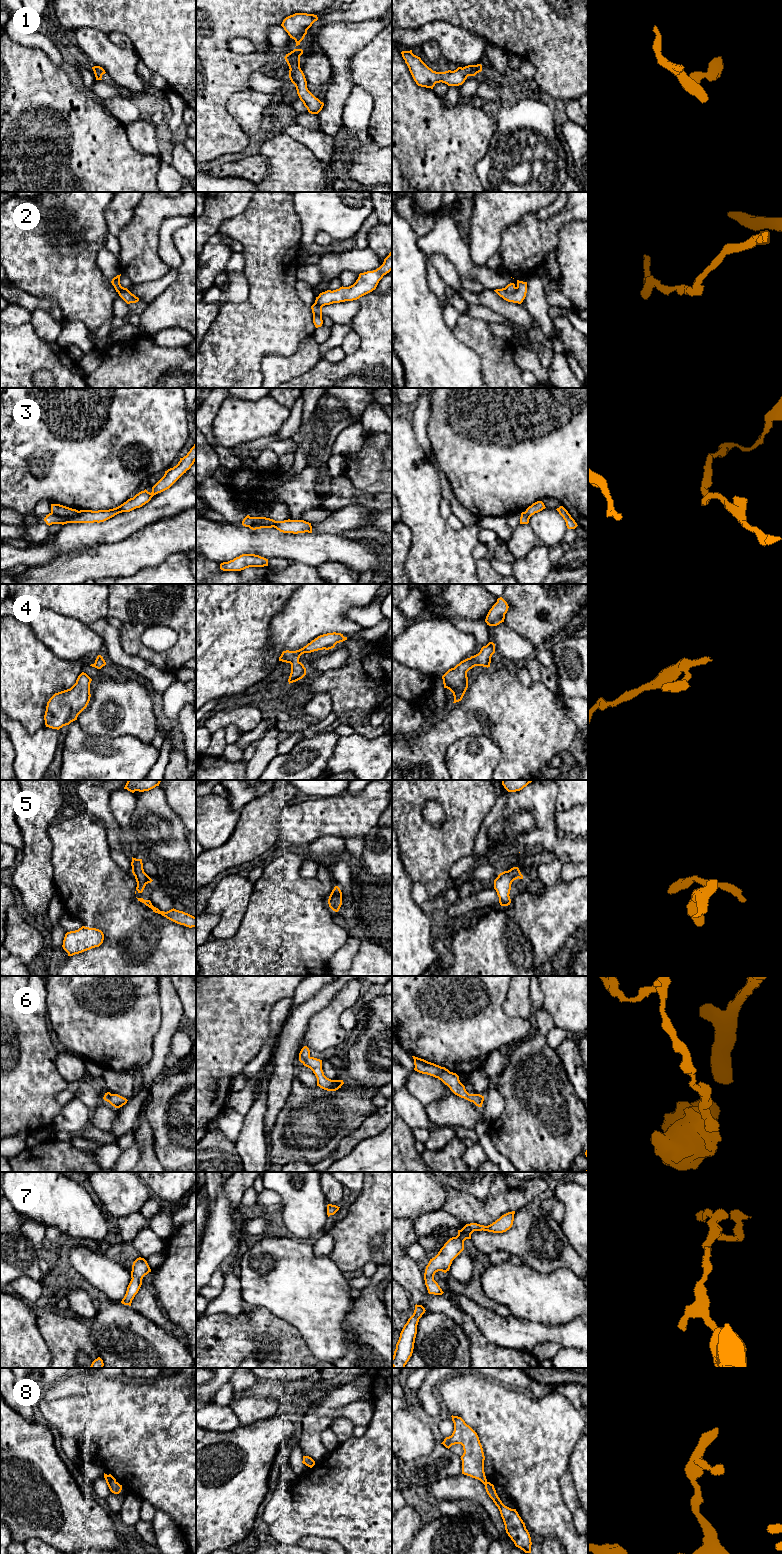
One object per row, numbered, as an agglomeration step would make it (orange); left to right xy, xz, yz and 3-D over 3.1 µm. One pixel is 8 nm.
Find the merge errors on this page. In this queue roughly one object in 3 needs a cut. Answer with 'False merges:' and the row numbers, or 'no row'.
False merges: 2, 3

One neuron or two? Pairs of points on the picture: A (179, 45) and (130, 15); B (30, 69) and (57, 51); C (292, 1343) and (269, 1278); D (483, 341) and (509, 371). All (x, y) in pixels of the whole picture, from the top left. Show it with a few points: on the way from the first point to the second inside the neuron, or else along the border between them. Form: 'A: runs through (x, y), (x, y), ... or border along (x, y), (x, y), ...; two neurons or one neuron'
A: runs through (167, 33), (149, 15), (142, 15); one neuron
B: border along (27, 46), (39, 48), (60, 68); two neurons
C: border along (264, 1307), (292, 1324), (302, 1335); two neurons
D: runs through (489, 348), (502, 364); one neuron

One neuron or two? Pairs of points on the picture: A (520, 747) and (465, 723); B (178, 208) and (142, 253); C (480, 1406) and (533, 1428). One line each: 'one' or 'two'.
A: one
B: one
C: one

